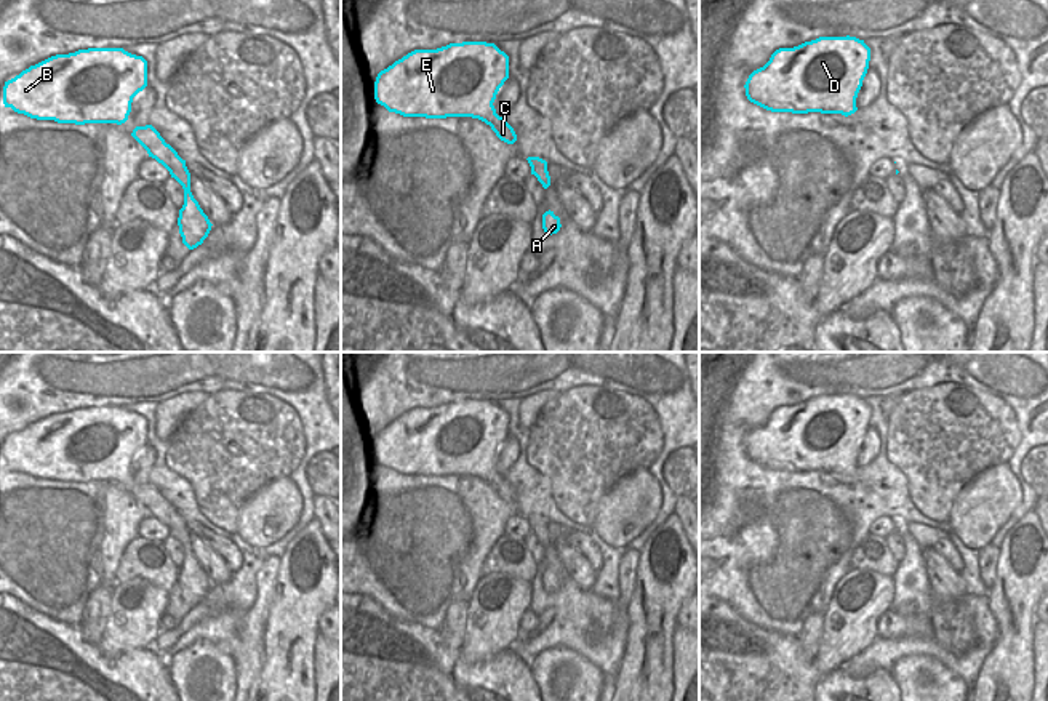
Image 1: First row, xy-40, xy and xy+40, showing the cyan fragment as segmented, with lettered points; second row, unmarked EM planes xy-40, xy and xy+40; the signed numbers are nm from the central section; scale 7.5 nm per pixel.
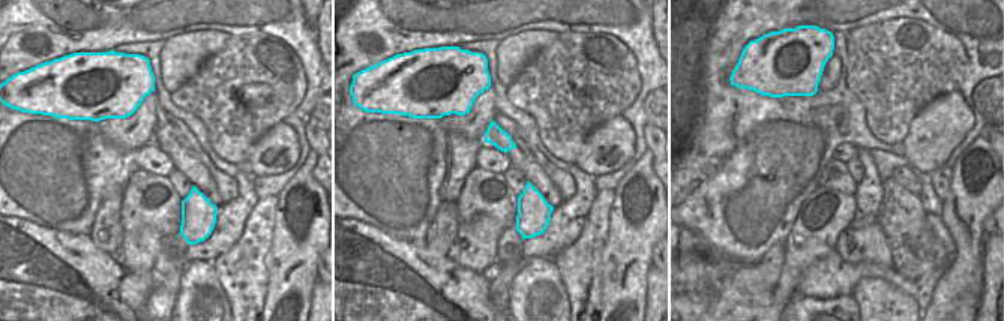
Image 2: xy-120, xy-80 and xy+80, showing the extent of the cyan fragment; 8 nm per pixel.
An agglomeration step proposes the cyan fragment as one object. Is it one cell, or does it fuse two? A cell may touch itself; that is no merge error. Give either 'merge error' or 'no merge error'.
no merge error

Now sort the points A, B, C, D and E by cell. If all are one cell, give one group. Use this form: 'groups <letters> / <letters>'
groups A B C D E

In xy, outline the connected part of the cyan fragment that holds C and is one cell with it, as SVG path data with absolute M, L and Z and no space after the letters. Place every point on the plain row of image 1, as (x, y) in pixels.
M462 400L437 408L414 408L381 429L374 458L403 475L472 475L514 503L514 487L493 464L509 437L509 415L494 402Z

